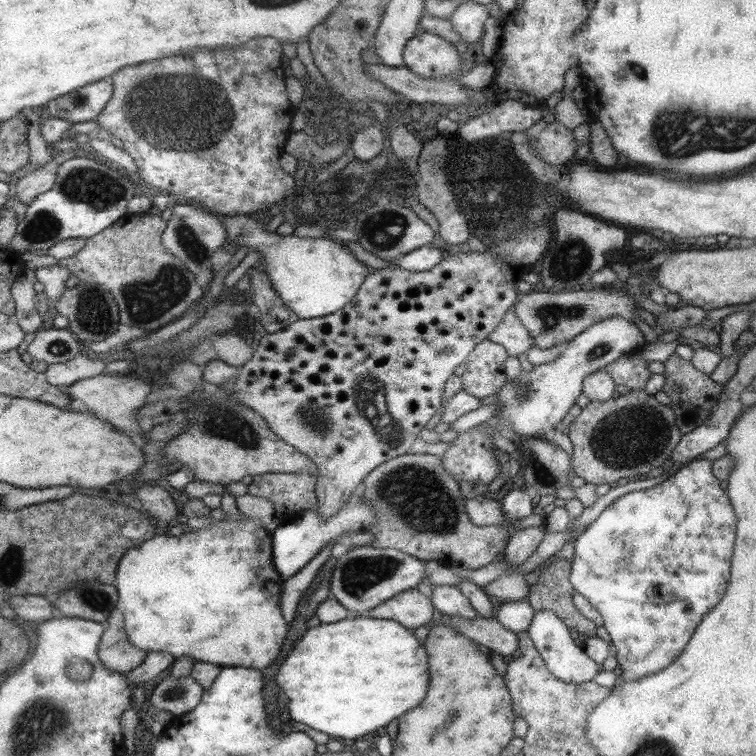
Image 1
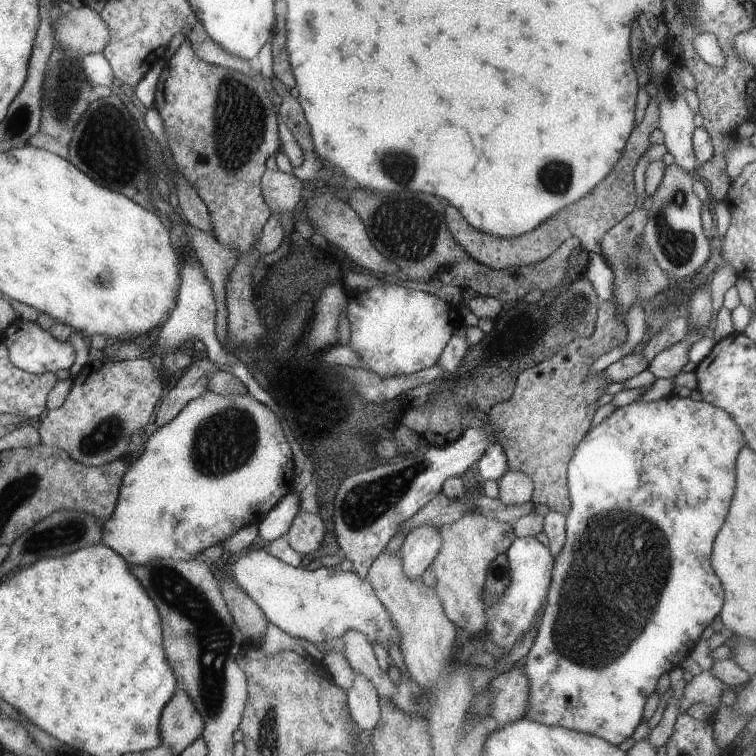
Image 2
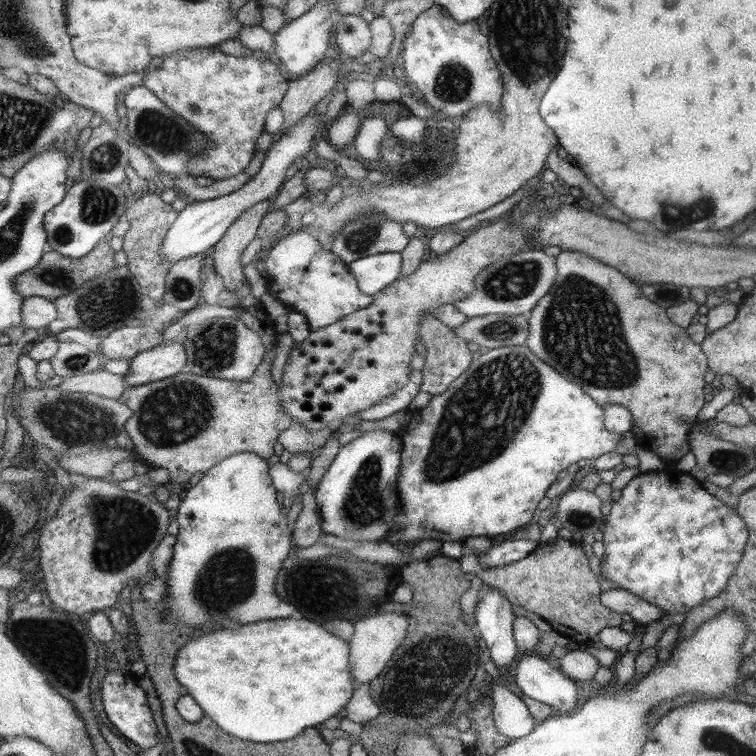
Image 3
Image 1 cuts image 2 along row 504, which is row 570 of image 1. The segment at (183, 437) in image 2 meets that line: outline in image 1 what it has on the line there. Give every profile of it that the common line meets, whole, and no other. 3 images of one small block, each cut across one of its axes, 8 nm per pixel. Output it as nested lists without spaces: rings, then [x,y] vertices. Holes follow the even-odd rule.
[[[239,513],[240,519],[237,521],[227,521],[226,514],[224,519],[210,523],[207,528],[183,533],[179,536],[161,534],[150,538],[133,548],[127,550],[126,554],[119,559],[117,570],[115,571],[114,587],[118,594],[118,607],[121,608],[126,635],[130,640],[131,646],[143,650],[143,652],[166,652],[173,655],[174,658],[179,656],[189,656],[195,661],[219,665],[220,667],[252,667],[267,668],[279,654],[279,648],[283,644],[285,632],[288,626],[285,626],[283,621],[282,611],[279,608],[279,599],[281,599],[281,590],[279,586],[282,581],[279,578],[278,572],[275,572],[273,565],[273,545],[268,532],[261,530],[260,526],[252,518],[245,517]]]

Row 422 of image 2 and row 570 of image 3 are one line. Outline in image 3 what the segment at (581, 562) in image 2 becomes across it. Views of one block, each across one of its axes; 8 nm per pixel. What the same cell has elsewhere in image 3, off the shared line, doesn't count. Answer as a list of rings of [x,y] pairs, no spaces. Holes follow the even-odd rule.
[[[675,468],[639,472],[615,494],[611,503],[609,514],[604,516],[603,555],[598,567],[600,576],[611,580],[617,589],[654,604],[662,616],[685,615],[702,602],[717,596],[741,562],[749,538],[743,519],[733,508],[707,494],[701,488],[701,482]]]

